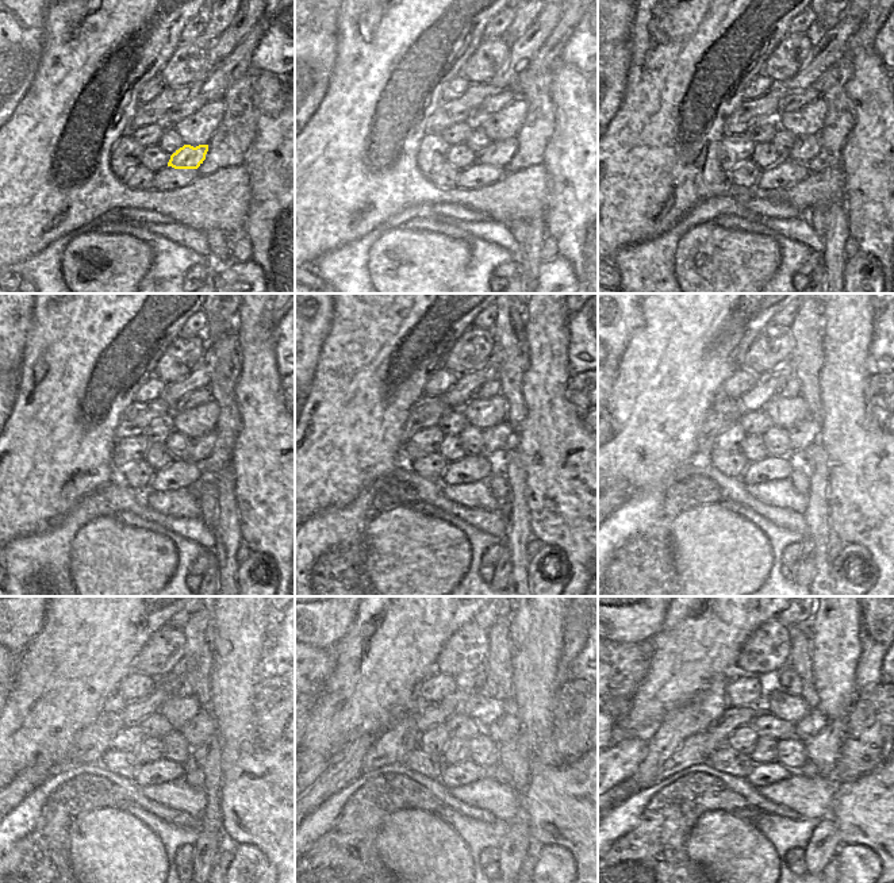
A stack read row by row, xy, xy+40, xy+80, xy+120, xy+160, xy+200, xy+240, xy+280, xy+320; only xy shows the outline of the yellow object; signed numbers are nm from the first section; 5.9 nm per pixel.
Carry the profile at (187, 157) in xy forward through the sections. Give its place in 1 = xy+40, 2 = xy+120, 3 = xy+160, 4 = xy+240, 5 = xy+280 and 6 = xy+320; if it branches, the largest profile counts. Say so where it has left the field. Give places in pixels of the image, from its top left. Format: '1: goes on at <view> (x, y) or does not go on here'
1: goes on at xy+40 (497, 153)
2: goes on at xy+120 (198, 450)
3: goes on at xy+160 (497, 438)
4: goes on at xy+240 (195, 732)
5: goes on at xy+280 (509, 725)
6: goes on at xy+320 (813, 722)

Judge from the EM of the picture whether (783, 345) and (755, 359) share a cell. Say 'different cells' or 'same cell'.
same cell

